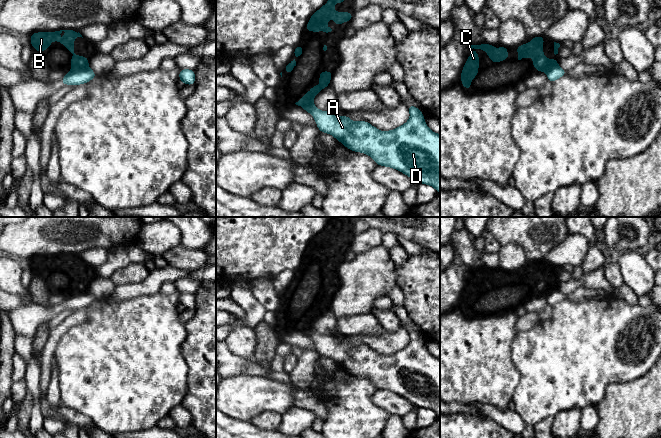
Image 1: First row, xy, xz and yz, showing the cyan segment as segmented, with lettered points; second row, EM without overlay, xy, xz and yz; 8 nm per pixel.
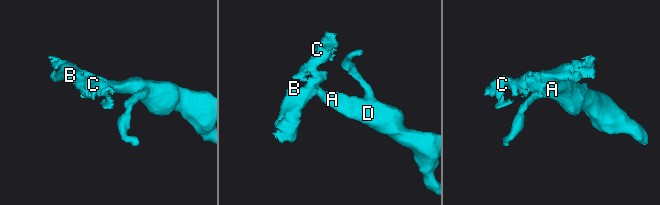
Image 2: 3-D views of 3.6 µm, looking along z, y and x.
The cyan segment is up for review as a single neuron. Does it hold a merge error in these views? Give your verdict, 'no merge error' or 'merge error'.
merge error

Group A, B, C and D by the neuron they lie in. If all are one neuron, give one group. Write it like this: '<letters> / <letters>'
A D / B C

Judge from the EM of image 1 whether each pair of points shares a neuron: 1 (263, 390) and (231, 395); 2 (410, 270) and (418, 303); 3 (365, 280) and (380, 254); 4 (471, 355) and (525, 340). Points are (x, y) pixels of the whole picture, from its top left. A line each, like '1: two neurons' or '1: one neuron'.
1: one neuron
2: one neuron
3: one neuron
4: two neurons

